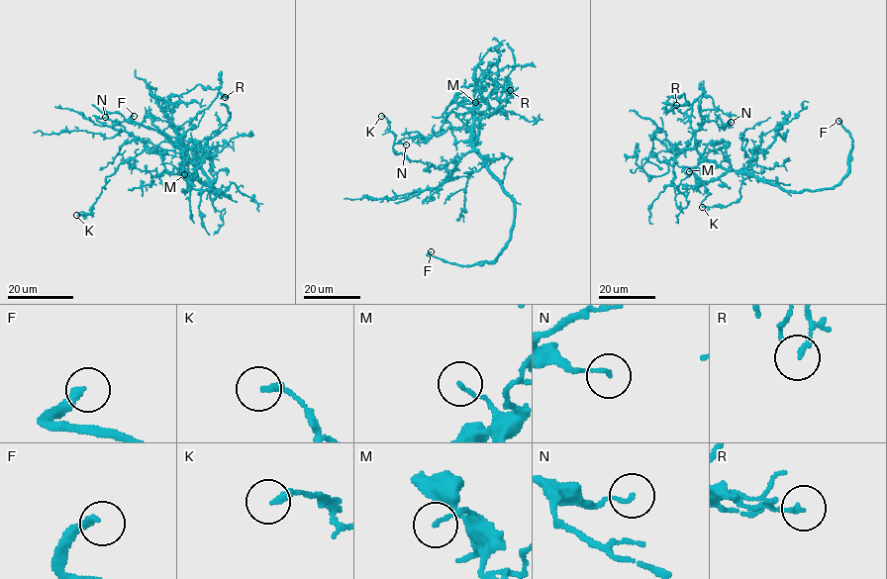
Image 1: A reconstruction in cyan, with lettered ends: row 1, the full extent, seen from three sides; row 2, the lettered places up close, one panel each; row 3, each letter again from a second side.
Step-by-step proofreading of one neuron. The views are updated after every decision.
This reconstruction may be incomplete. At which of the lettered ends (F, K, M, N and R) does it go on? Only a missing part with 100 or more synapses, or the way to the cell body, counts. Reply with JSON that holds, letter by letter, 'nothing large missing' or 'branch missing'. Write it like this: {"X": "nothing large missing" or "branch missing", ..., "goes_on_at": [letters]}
{"F": "branch missing", "K": "nothing large missing", "M": "nothing large missing", "N": "nothing large missing", "R": "nothing large missing", "goes_on_at": ["F"]}

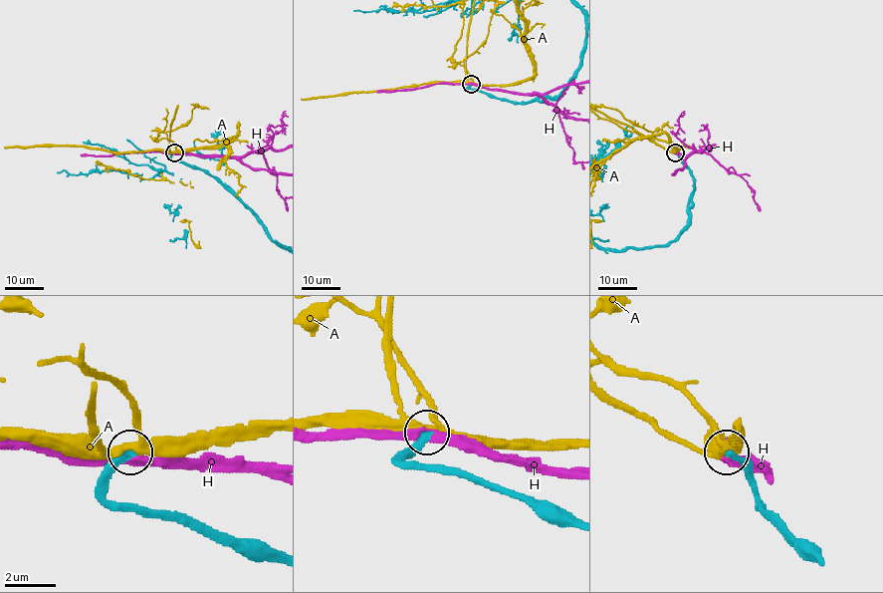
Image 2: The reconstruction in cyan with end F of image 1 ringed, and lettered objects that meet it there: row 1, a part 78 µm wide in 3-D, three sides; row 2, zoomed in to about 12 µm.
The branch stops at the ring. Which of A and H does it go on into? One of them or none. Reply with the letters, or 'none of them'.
none of them

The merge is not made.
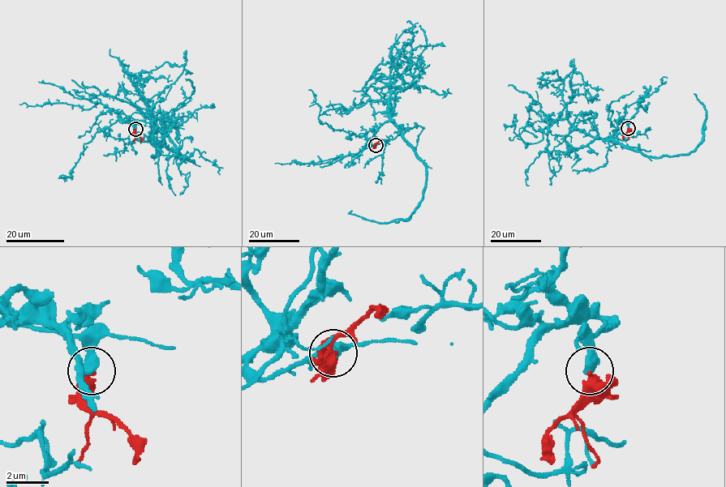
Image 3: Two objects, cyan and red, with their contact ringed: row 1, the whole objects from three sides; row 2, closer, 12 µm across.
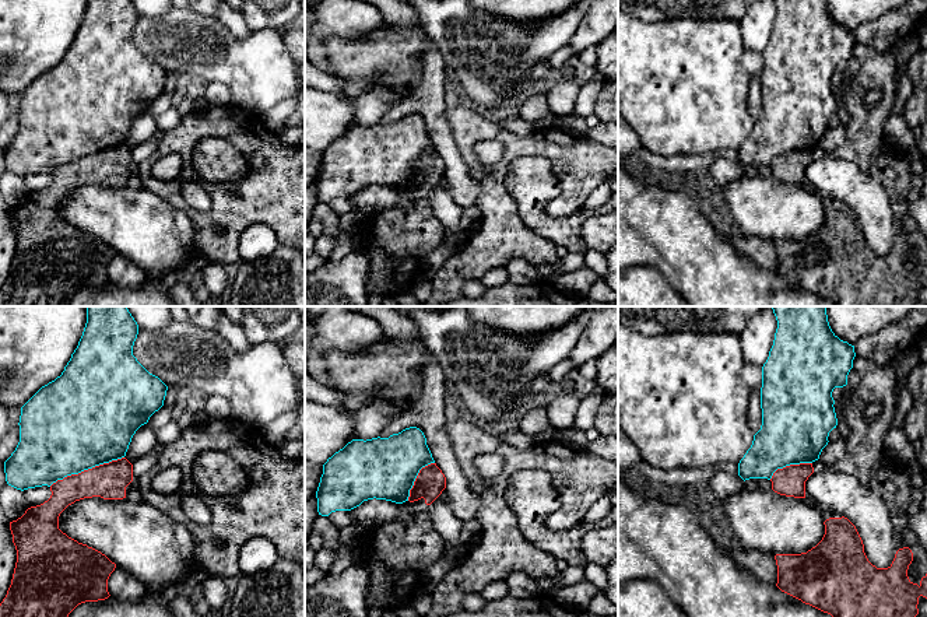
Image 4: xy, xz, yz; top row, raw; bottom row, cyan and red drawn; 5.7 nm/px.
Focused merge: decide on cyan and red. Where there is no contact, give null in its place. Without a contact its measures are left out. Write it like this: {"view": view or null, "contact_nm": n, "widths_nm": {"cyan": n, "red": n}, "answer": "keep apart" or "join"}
{"view": "xy", "contact_nm": 460, "widths_nm": {"cyan": 500, "red": 200}, "answer": "keep apart"}

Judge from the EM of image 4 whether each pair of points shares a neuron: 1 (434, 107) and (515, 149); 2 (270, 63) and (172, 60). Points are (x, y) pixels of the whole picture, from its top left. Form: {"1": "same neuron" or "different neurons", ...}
{"1": "different neurons", "2": "same neuron"}

